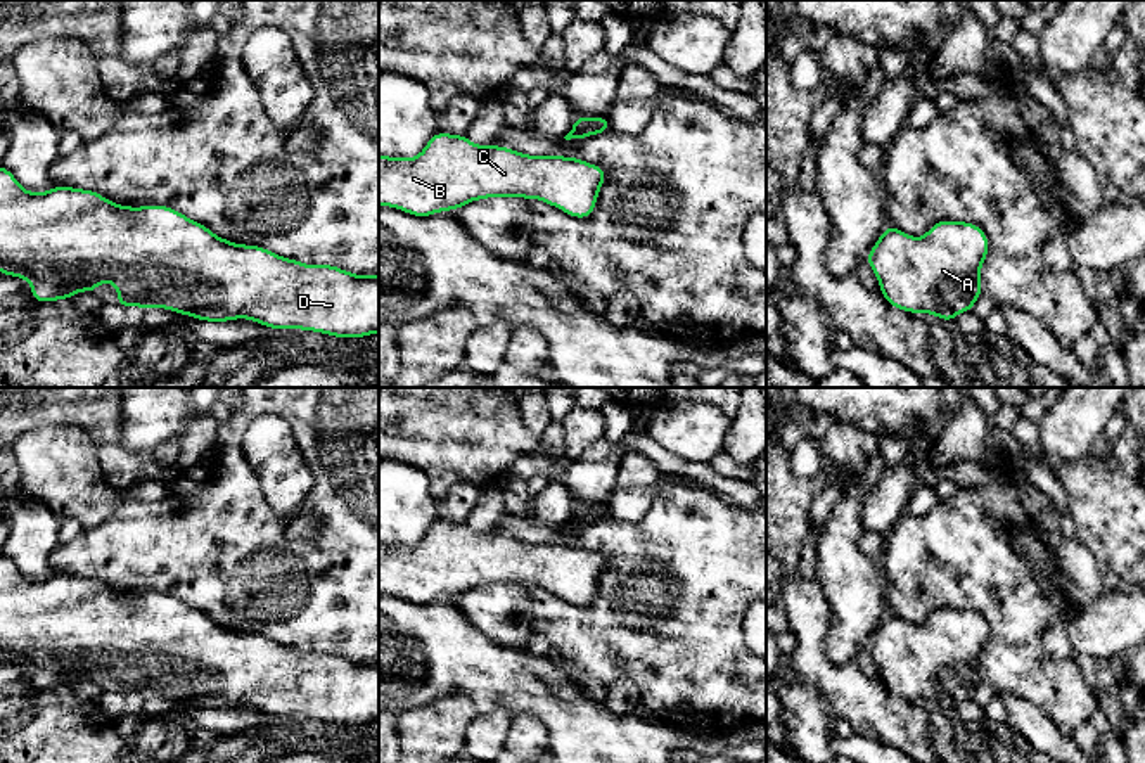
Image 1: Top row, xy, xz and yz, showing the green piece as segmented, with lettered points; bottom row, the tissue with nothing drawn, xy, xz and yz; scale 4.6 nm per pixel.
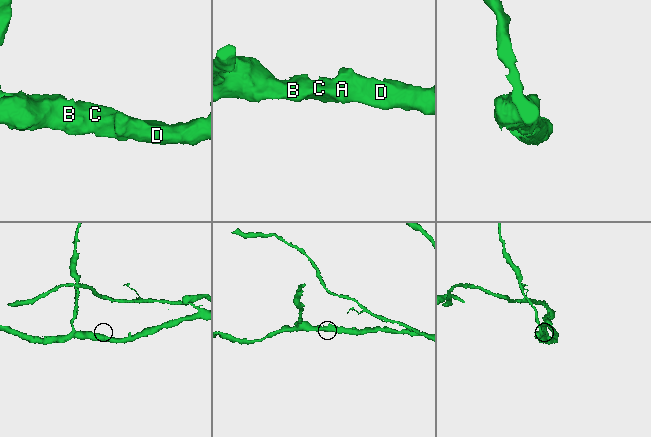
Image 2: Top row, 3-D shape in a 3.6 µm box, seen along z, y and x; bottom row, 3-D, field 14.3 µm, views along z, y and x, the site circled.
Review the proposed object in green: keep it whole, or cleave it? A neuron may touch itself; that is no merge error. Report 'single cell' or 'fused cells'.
single cell

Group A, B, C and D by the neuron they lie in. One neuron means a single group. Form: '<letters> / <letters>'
A B C D

